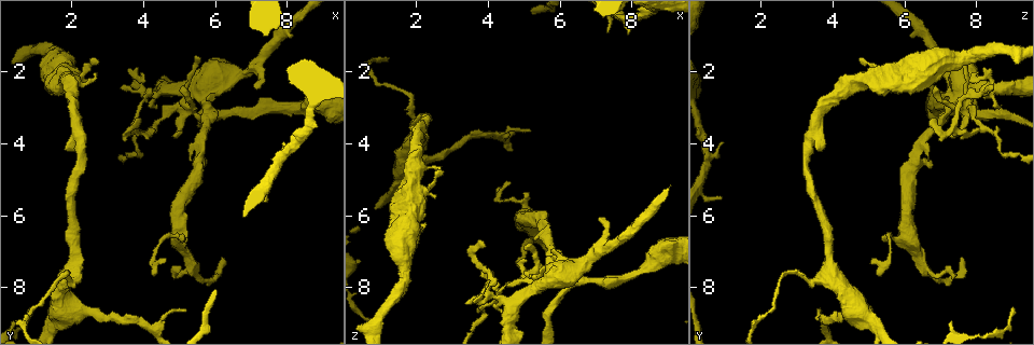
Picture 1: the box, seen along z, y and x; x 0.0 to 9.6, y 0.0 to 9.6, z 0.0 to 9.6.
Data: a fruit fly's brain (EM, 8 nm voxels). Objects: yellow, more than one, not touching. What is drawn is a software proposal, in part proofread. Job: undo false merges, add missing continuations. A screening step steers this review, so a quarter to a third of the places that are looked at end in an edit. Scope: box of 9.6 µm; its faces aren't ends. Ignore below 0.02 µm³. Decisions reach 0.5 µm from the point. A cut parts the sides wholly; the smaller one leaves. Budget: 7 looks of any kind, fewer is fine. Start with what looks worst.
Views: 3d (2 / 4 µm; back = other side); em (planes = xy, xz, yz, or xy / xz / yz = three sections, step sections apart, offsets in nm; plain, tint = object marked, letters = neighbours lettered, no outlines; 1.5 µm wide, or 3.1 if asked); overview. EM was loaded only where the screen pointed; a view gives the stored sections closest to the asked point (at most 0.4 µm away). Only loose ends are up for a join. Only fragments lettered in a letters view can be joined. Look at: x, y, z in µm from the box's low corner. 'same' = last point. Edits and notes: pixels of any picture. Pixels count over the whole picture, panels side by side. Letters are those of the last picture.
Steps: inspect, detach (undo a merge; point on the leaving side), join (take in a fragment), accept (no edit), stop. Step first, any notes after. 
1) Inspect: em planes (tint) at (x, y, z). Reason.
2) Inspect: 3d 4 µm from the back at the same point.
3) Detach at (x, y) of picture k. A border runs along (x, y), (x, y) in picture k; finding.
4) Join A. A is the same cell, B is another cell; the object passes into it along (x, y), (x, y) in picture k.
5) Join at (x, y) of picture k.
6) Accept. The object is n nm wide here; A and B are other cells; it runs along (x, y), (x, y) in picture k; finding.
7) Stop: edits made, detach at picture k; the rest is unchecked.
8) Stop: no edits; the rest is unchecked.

Inspect: 3d 2 µm at (7.10, 2.40, 6.00). Branch stops here.

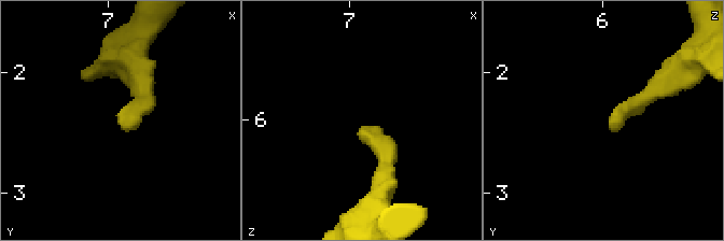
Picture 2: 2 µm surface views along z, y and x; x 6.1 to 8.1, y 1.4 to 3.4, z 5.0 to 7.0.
Inspect: em planes (letters) at (7.14, 2.48, 6.08). Need the tissue.

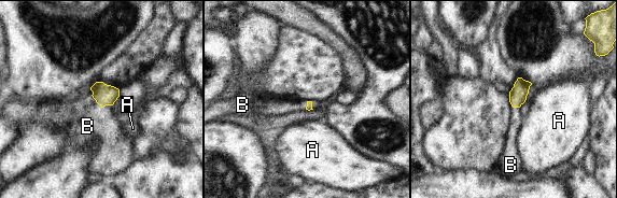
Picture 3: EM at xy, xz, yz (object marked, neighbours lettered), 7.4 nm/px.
Join B. B is the same cell, A is another cell; the object passes into it along (104, 95), (98, 103), (87, 126) in picture 3; the cell continues.

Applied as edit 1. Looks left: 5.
Inspect: 3d 4 µm from the back at (5.05, 6.60, 5.35). Branch stops here.

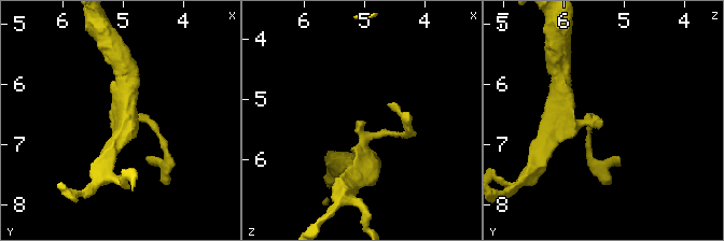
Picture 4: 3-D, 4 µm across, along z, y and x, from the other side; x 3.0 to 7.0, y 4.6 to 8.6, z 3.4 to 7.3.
Inspect: em xy step 8 (tint) at (5.00, 6.60, 5.35). Need the tissue.

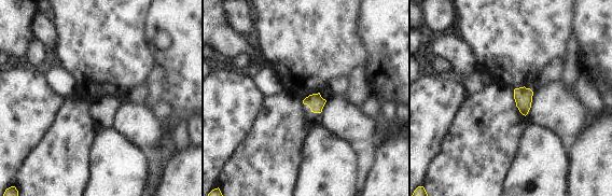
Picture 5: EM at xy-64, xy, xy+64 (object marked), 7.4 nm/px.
Inspect: em planes (letters) at the same point. Cut it another way.

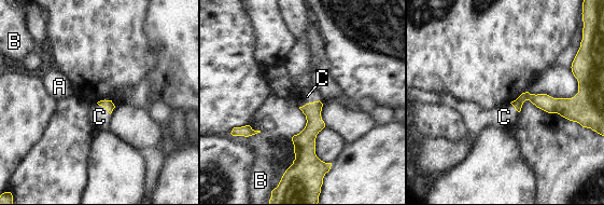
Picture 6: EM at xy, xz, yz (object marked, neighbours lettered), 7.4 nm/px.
Join C. C is the same cell, A and B are other cells; the object passes into it along (314, 123), (309, 103), (307, 96) in picture 6; it goes on there.

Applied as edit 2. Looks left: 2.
Stop: edits made, join at picture 3, join at picture 6; the rest is unchecked.

